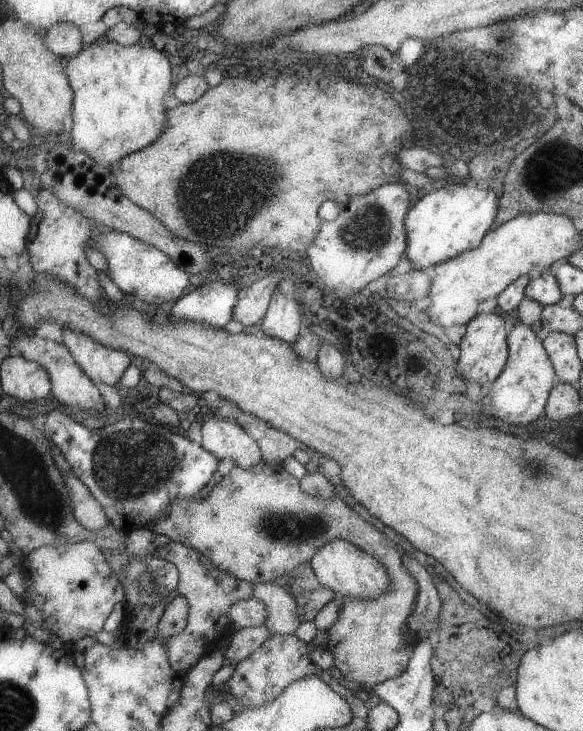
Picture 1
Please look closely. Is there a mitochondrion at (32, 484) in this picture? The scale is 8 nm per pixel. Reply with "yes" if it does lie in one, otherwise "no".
yes

